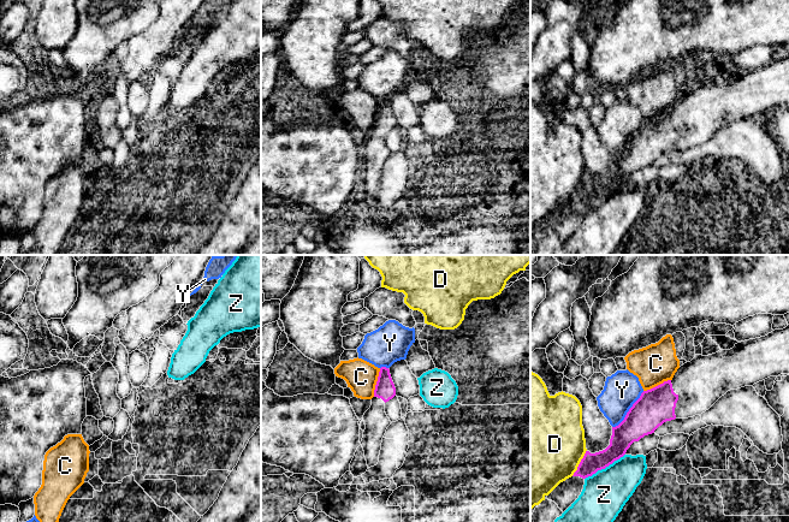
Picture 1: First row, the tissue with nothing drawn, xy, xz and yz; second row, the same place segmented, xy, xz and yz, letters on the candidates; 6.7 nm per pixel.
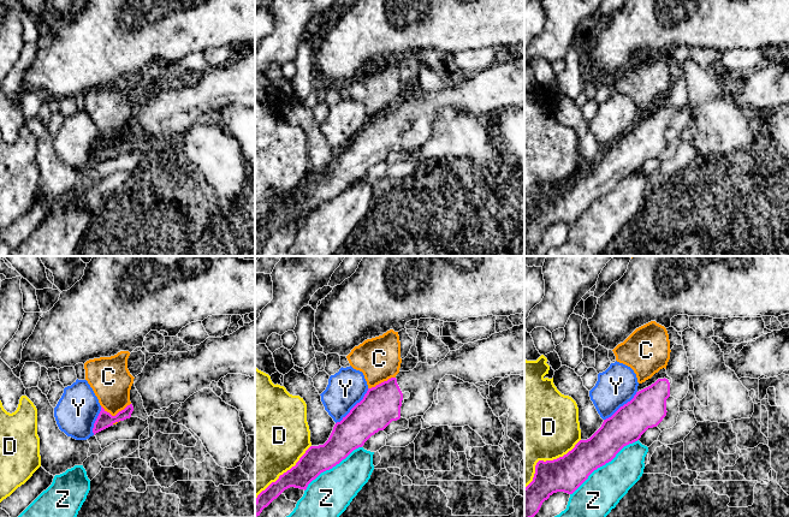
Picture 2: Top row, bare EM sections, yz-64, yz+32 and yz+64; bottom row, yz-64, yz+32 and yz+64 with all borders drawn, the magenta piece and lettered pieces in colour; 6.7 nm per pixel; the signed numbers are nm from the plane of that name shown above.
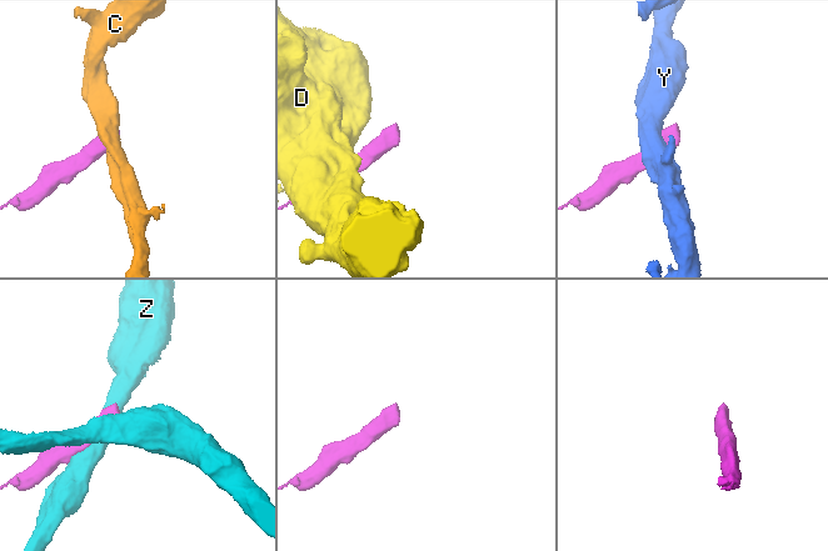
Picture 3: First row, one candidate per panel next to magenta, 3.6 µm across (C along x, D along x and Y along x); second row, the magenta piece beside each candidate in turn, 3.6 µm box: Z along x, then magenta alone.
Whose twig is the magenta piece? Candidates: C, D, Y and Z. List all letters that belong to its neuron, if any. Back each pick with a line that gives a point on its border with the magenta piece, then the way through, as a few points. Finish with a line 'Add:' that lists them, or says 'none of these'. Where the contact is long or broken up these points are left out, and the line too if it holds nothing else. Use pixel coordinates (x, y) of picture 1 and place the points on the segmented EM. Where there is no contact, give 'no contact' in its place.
Add: none of these

